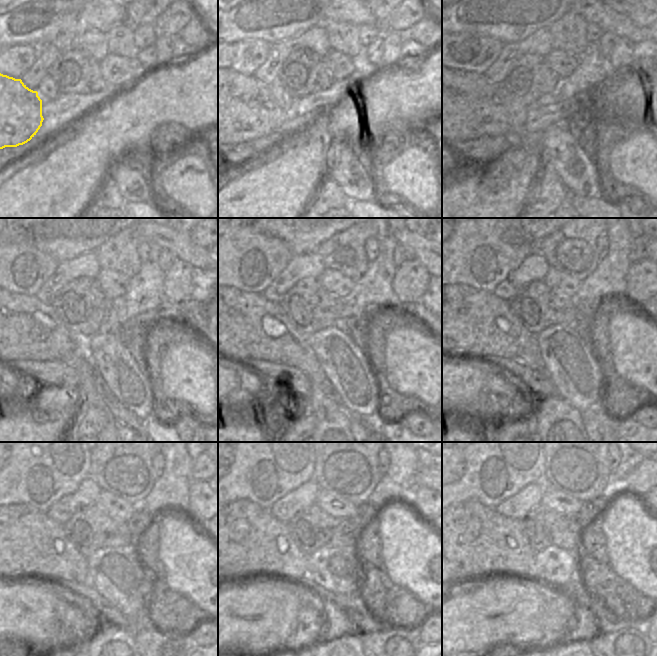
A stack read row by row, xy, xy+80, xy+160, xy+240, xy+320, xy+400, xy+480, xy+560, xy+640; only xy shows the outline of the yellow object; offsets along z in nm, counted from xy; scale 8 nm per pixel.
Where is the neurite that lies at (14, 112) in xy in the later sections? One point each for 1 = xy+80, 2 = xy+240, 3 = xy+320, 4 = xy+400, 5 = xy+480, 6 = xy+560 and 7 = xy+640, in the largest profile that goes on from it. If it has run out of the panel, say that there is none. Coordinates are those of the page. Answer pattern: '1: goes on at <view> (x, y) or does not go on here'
1: goes on at xy+80 (238, 108)
2: goes on at xy+240 (14, 327)
3: goes on at xy+320 (238, 325)
4: goes on at xy+400 (463, 320)
5: goes on at xy+480 (14, 540)
6: goes on at xy+560 (242, 539)
7: goes on at xy+640 (476, 540)

